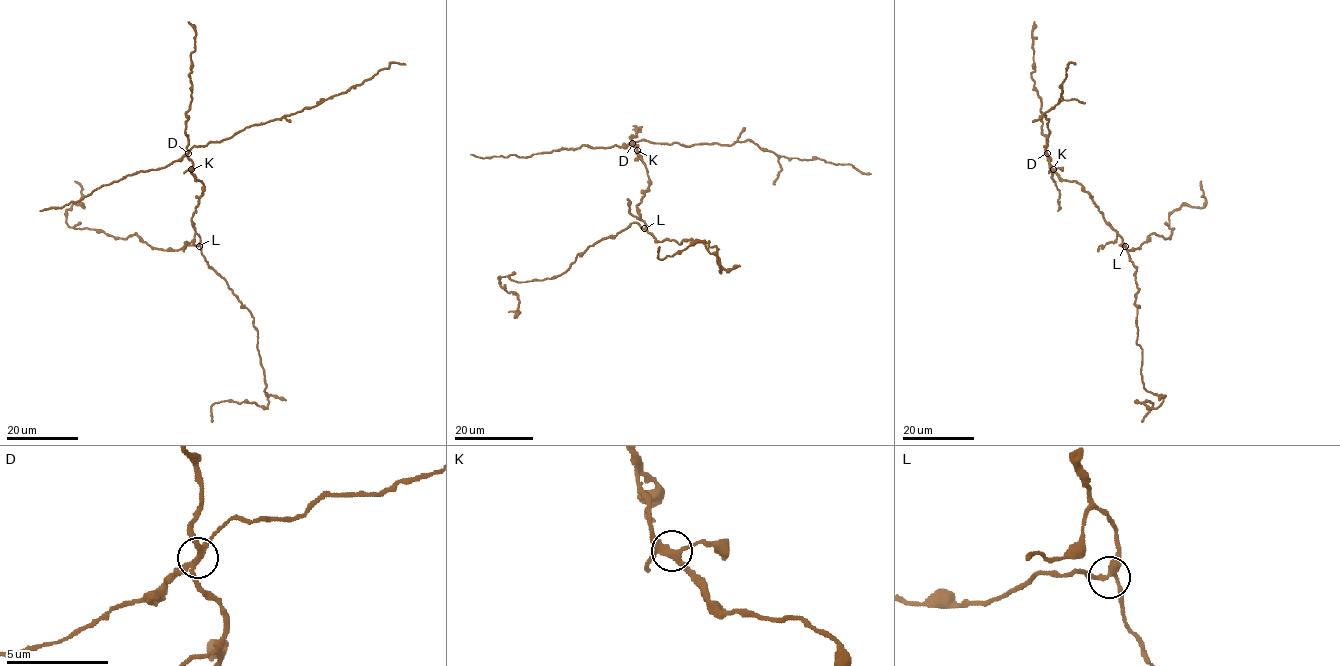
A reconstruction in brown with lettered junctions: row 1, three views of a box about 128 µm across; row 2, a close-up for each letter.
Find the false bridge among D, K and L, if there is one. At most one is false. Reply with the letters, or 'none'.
D

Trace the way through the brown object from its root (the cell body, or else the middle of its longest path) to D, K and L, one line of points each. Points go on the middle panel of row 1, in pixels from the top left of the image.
D: (640, 201), (649, 179), (645, 164), (637, 153), (638, 146), (633, 143)
K: (640, 201), (649, 179), (637, 150)
L: (640, 201), (637, 212), (645, 224), (644, 228)

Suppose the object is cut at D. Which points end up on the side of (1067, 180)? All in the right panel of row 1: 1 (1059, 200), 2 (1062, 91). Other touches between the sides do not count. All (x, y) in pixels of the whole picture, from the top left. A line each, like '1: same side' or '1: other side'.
1: other side
2: other side

